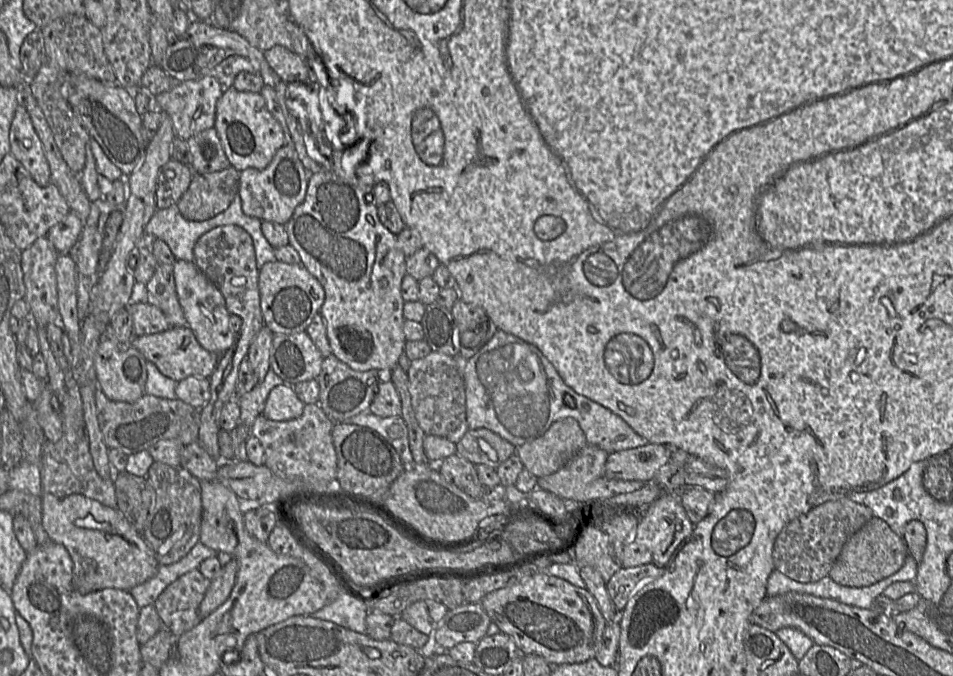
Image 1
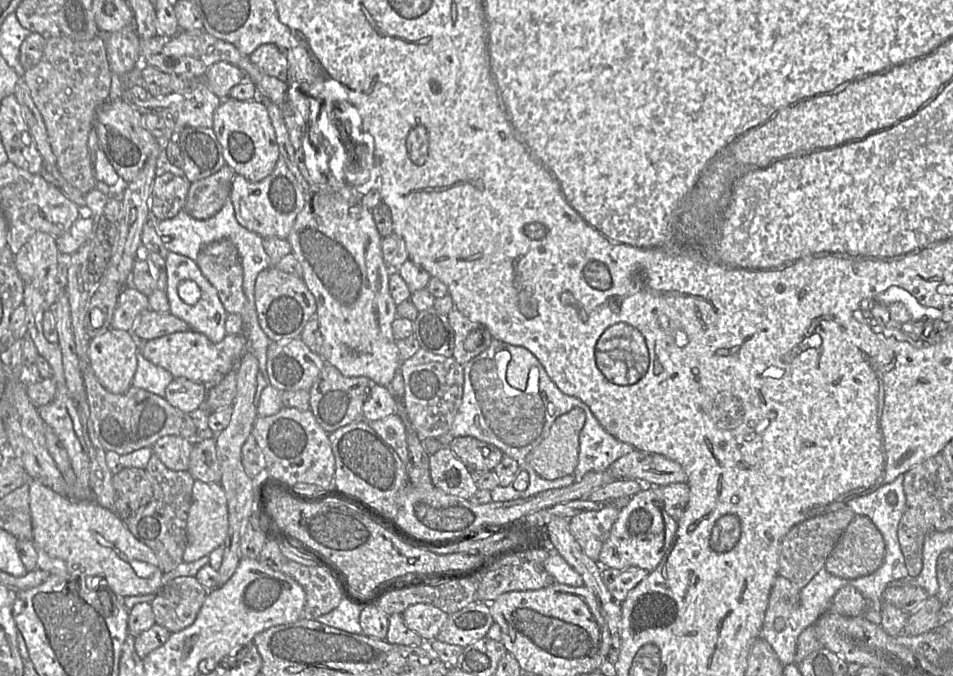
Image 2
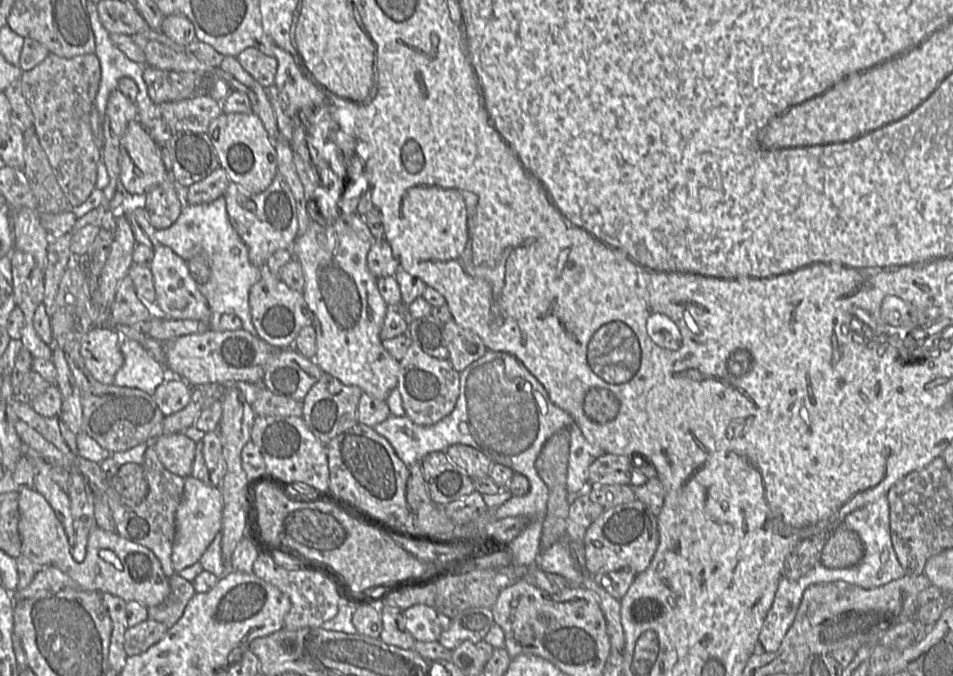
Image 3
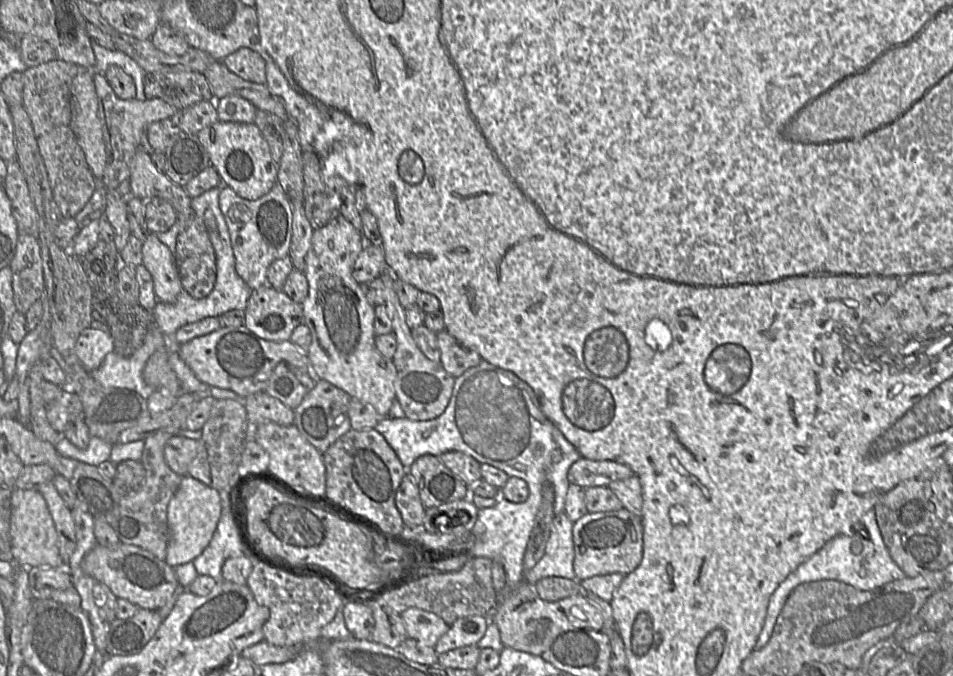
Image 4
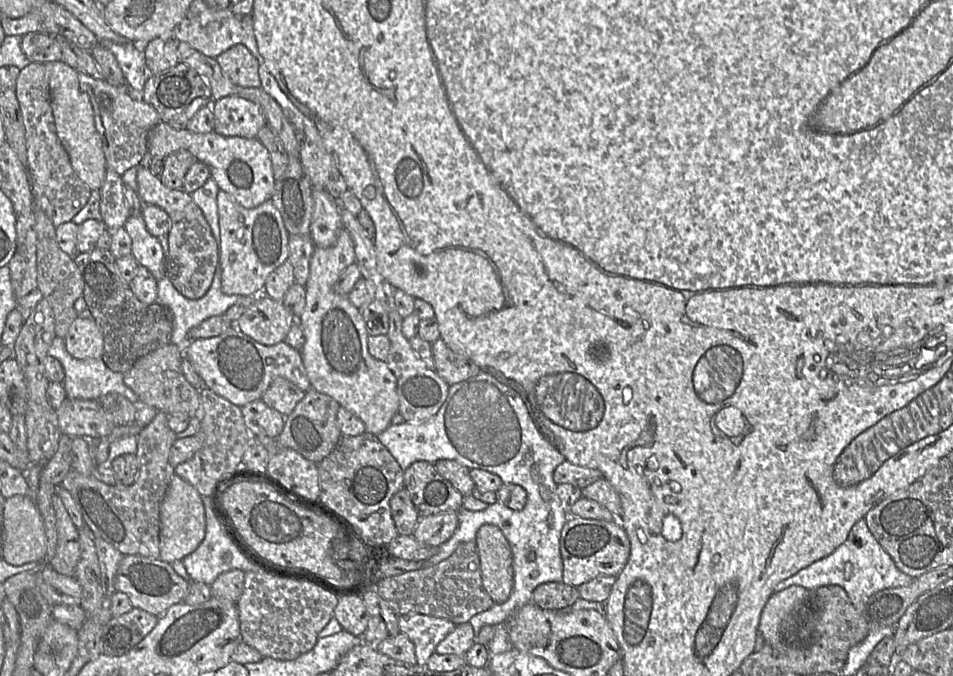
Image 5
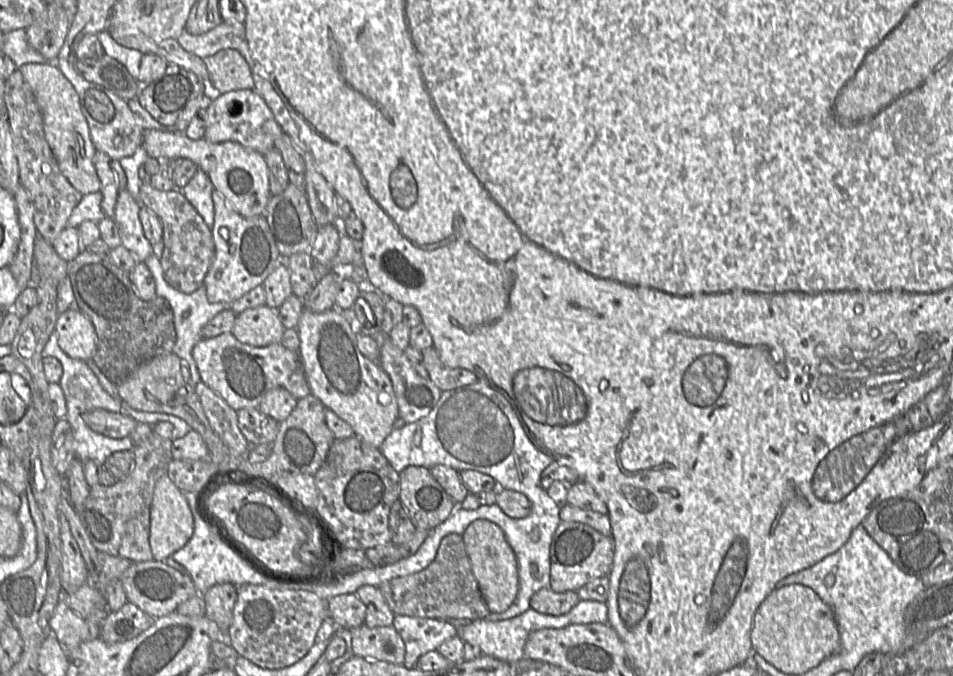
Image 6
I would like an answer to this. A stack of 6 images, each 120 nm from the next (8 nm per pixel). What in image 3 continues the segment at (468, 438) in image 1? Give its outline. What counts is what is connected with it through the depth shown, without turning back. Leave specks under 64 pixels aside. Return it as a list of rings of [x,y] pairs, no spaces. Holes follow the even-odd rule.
[[[464,444],[451,445],[445,453],[449,460],[465,470],[471,479],[488,476],[490,467],[494,463],[481,451]]]

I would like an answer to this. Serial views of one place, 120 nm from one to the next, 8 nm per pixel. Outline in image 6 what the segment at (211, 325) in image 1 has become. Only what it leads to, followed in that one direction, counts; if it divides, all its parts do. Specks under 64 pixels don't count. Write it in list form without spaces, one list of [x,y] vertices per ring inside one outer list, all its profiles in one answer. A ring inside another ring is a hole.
[[[121,190],[117,196],[112,220],[117,225],[121,245],[130,251],[139,262],[143,262],[152,255],[153,245],[143,233],[139,210],[139,203],[127,190]]]

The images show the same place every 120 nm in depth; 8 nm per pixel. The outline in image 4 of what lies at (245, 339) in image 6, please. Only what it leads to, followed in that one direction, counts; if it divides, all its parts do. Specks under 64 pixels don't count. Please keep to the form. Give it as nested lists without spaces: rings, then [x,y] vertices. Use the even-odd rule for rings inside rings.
[[[268,284],[253,290],[244,321],[252,333],[268,341],[286,341],[300,323],[303,323],[302,304],[291,300],[283,290]]]

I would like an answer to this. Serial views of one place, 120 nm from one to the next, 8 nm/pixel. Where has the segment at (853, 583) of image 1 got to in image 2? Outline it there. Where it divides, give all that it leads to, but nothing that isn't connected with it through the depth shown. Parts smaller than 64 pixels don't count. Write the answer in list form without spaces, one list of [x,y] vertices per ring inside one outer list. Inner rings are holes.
[[[856,515],[839,538],[824,568],[834,576],[857,579],[876,572],[884,562],[885,553],[883,536],[875,524],[866,516]]]

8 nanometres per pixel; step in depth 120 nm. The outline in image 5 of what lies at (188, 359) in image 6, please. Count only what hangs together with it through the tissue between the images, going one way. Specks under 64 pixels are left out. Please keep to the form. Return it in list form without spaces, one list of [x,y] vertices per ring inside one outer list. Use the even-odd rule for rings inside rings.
[[[219,265],[209,290],[200,299],[184,297],[167,276],[157,281],[157,288],[157,301],[167,306],[173,313],[171,343],[179,347],[184,347],[189,342],[188,334],[193,327],[210,317],[224,315],[232,305],[244,297],[222,292]]]

